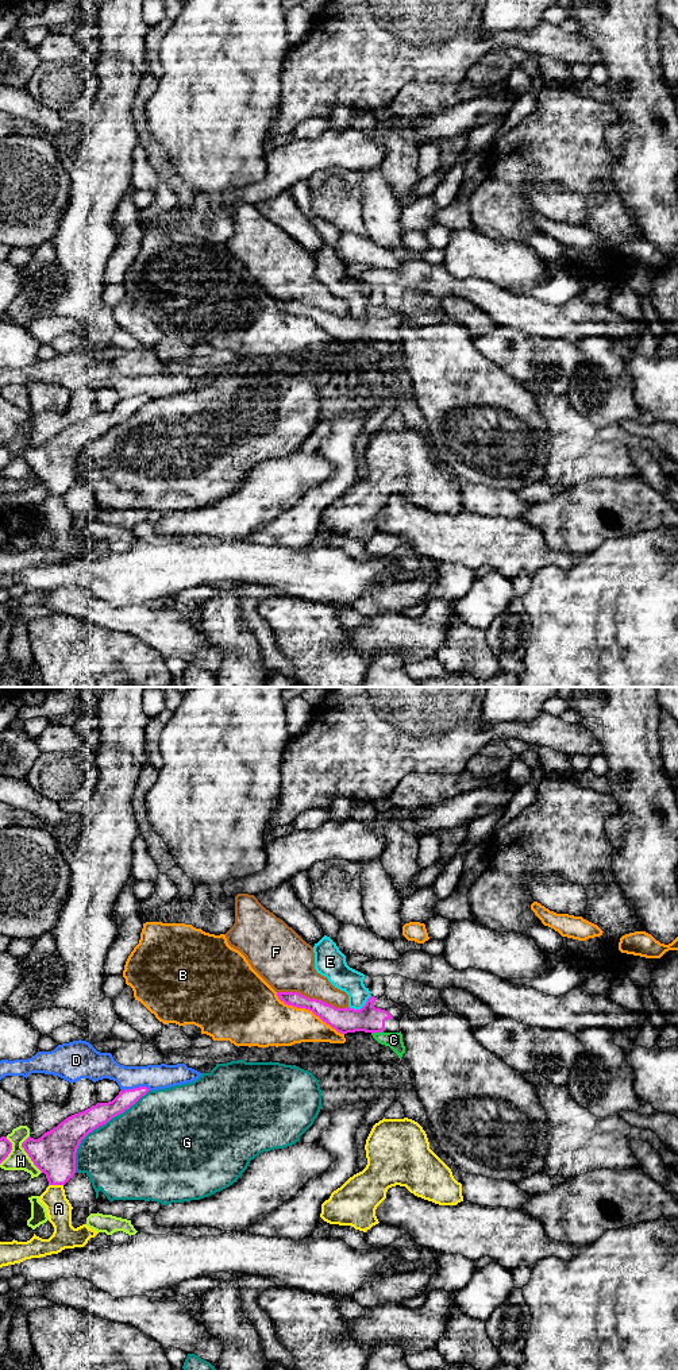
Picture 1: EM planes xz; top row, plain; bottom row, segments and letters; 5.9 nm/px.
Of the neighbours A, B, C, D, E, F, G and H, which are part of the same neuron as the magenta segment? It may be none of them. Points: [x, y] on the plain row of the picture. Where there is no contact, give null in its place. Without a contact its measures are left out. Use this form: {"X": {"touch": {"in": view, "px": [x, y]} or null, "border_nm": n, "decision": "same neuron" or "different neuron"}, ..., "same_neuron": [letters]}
{"A": {"touch": {"in": "xz", "px": [56, 493]}, "border_nm": 90, "decision": "different neuron"}, "B": {"touch": {"in": "xz", "px": [308, 317]}, "border_nm": 480, "decision": "different neuron"}, "C": {"touch": {"in": "xz", "px": [377, 340]}, "border_nm": 80, "decision": "different neuron"}, "D": {"touch": {"in": "xz", "px": [135, 397]}, "border_nm": 180, "decision": "different neuron"}, "E": {"touch": {"in": "xz", "px": [362, 316]}, "border_nm": 150, "decision": "different neuron"}, "F": {"touch": {"in": "xz", "px": [312, 308]}, "border_nm": 440, "decision": "different neuron"}, "G": {"touch": {"in": "xz", "px": [99, 435]}, "border_nm": 650, "decision": "different neuron"}, "H": {"touch": {"in": "xz", "px": [27, 462]}, "border_nm": 240, "decision": "different neuron"}, "same_neuron": []}

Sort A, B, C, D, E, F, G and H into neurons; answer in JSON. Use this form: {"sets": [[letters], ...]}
{"sets": [["A"], ["B"], ["C", "E"], ["D"], ["F"], ["G"], ["H"]]}

